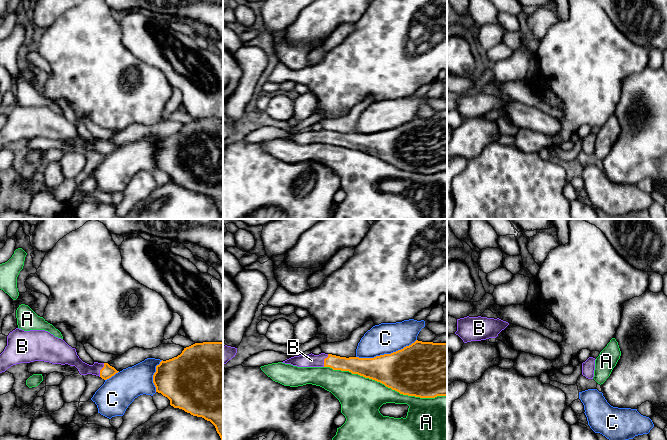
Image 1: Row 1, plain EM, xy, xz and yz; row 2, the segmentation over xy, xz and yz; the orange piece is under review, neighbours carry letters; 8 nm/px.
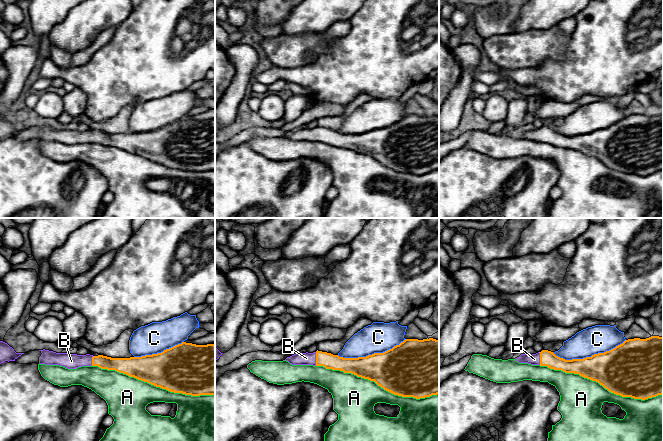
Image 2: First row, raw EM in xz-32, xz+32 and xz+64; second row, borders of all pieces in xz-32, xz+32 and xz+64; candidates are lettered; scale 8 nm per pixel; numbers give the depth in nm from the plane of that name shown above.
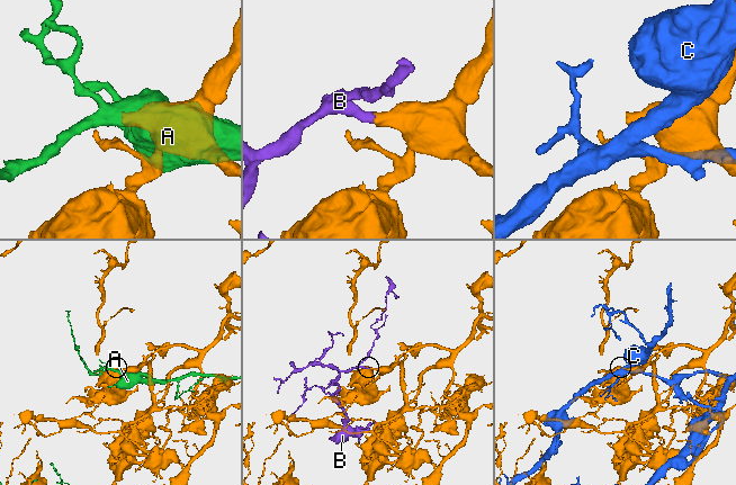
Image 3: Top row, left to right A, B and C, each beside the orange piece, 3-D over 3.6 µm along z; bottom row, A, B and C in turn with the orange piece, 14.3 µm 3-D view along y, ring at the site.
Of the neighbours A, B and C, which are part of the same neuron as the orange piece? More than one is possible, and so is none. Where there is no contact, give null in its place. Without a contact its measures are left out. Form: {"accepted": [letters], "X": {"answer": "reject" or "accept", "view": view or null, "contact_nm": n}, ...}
{"accepted": ["B"], "A": {"answer": "reject", "view": "xz", "contact_nm": 1000}, "B": {"answer": "accept", "view": "xy", "contact_nm": 120}, "C": {"answer": "reject", "view": "xz", "contact_nm": 500}}

